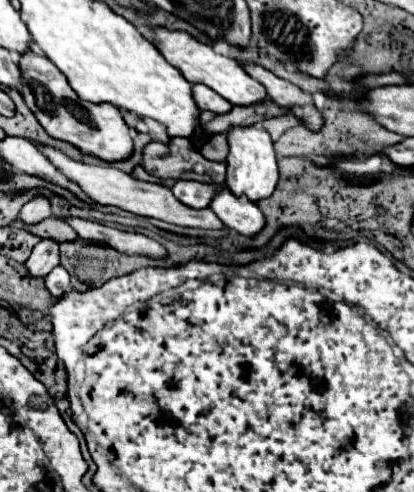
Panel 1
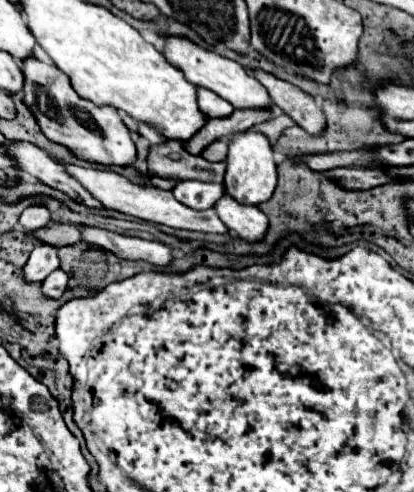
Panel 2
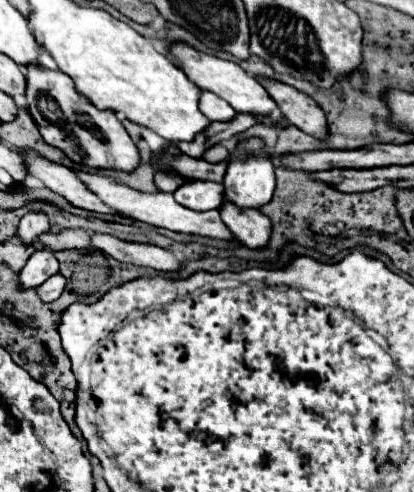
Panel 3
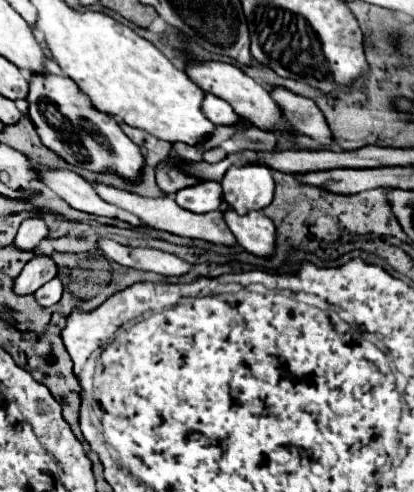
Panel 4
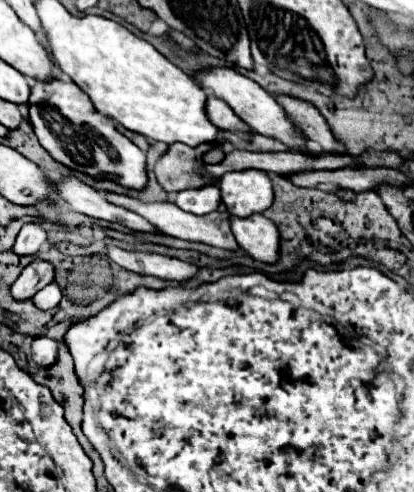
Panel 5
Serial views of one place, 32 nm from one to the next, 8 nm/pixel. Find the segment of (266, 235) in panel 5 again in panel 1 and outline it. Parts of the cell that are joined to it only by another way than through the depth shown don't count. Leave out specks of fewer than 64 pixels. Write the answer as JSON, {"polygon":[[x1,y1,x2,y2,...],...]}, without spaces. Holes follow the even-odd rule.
{"polygon":[[220,184,220,190,210,200,210,208,228,228,236,230,238,234,252,236,264,226,264,214,258,210,258,206,244,196,232,194,226,184]]}

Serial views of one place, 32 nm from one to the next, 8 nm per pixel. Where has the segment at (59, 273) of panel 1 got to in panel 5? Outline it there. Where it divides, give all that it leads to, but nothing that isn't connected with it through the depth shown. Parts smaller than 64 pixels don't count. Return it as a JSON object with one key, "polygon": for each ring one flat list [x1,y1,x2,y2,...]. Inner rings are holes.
{"polygon":[[50,282,40,292,36,292,32,300,40,310,48,310,48,308,54,308,60,302,60,298,62,298,62,290,58,282]]}

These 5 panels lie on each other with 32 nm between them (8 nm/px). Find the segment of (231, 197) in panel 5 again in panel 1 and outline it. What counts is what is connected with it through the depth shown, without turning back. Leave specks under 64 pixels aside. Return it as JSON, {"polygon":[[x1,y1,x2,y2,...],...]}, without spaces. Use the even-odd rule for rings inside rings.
{"polygon":[[258,124,232,126,228,130,228,144,230,144,230,154,226,160,226,164,228,164,228,174,226,174,228,188,238,196,242,196,242,194,248,196,252,202,268,198,278,184,276,152,274,152,274,142,272,142,268,130,258,126]]}

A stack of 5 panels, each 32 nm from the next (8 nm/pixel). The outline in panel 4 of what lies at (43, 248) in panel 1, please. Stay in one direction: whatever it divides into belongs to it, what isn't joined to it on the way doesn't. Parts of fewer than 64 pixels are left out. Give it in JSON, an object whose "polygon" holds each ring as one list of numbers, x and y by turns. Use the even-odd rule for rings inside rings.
{"polygon":[[36,254,20,272,20,276,16,278,16,286,14,292,16,294,30,294,36,292,42,284,48,282,48,278,52,280,52,276,58,274,58,266,52,260,52,256,48,254]]}

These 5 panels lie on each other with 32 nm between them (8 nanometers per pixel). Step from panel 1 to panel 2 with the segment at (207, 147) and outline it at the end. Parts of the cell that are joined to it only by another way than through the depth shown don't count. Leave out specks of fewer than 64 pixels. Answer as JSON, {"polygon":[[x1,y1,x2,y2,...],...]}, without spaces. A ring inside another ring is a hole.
{"polygon":[[222,138,214,140,210,146,206,146,206,148,202,150,202,158,210,160,210,162,224,162,226,156,228,156,228,144,226,144,226,140,222,140]]}

